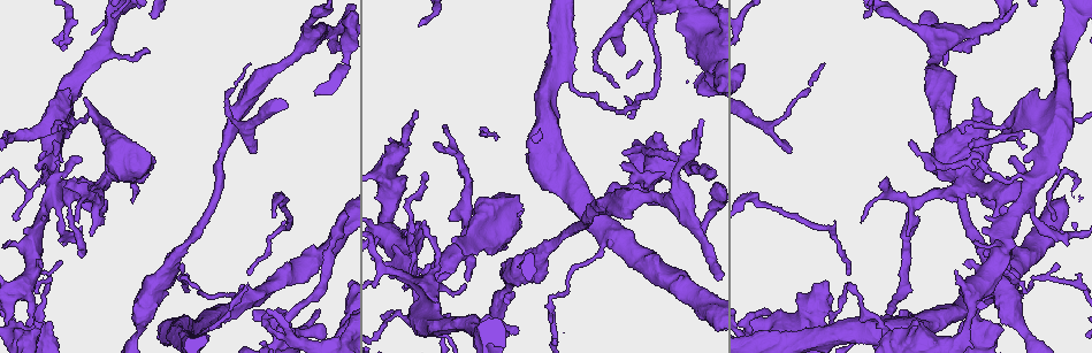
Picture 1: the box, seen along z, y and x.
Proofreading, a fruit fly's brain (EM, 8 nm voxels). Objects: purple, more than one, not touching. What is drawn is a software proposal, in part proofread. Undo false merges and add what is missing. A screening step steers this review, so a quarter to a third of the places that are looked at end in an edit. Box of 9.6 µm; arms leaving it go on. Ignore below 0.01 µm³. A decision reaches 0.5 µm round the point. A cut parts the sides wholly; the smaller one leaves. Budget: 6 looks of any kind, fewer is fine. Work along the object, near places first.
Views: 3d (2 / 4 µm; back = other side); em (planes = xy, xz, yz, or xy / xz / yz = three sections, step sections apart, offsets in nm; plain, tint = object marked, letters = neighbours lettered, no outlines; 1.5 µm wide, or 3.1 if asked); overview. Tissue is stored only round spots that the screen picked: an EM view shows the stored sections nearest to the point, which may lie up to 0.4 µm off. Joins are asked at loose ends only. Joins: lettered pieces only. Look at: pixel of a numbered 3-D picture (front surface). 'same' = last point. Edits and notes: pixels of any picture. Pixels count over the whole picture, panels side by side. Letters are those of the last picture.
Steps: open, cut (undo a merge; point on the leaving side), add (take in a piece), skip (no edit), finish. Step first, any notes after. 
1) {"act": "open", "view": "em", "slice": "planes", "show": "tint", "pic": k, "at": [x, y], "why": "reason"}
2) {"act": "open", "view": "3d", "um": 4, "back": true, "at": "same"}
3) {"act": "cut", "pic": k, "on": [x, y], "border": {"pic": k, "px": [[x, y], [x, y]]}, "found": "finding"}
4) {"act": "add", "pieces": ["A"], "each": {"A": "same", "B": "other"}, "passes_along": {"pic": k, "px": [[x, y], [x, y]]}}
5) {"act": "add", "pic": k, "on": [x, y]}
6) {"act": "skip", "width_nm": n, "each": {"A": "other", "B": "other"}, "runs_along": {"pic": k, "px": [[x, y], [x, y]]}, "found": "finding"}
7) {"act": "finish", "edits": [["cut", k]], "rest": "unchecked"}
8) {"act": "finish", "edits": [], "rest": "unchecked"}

{"act": "open", "view": "em", "slice": "planes", "show": "letters", "pic": 1, "at": [617, 110], "why": "thin end"}

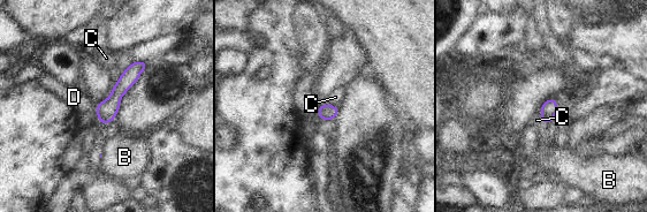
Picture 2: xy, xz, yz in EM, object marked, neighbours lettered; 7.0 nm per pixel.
{"act": "add", "pieces": ["D"], "longest_contact_nm": ["C", 110], "each": {"B": "other", "C": "other", "D": "same"}, "found": "the cell continues"}

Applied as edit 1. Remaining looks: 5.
{"act": "open", "view": "em", "slice": "xz", "step": 4, "show": "letters", "pic": 1, "at": [622, 51], "why": "an open end"}

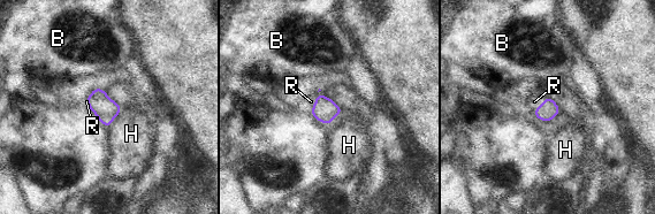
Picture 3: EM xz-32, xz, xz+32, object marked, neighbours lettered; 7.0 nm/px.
{"act": "add", "pieces": ["R"], "width_nm": 120, "longest_contact_nm": ["H", 170], "each": {"B": "other", "H": "other", "R": "same"}, "found": "the cell continues"}

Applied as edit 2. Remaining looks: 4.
{"act": "open", "view": "overview", "why": "see it whole again"}

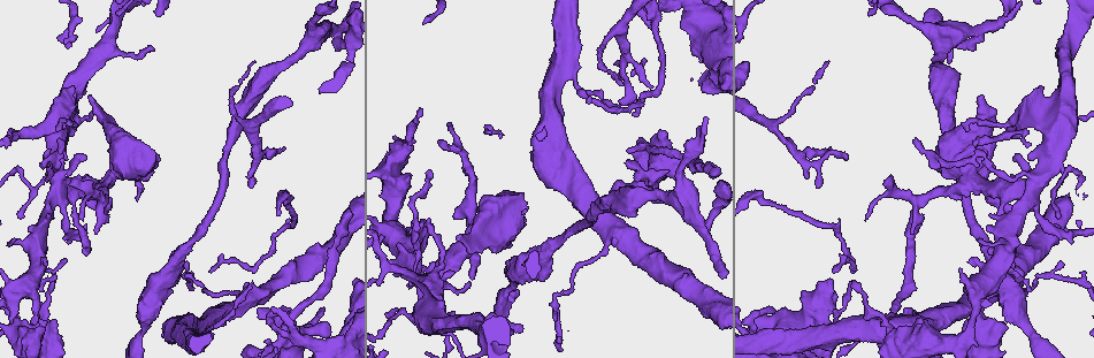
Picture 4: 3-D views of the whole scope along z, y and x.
{"act": "open", "view": "3d", "um": 4, "pic": 4, "at": [188, 264], "why": "an open end"}

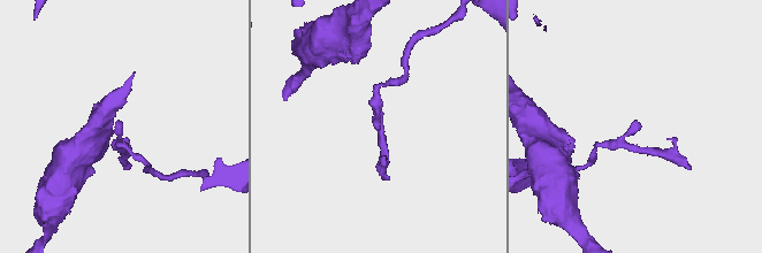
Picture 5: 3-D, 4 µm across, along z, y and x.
{"act": "open", "view": "em", "slice": "xy", "step": 4, "show": "tint", "pic": 5, "at": [641, 127], "why": "now the EM"}

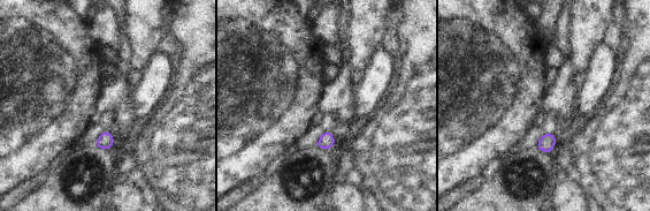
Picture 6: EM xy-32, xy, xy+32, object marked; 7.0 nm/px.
{"act": "open", "view": "em", "slice": "planes", "show": "letters", "at": "same", "why": "another direction"}

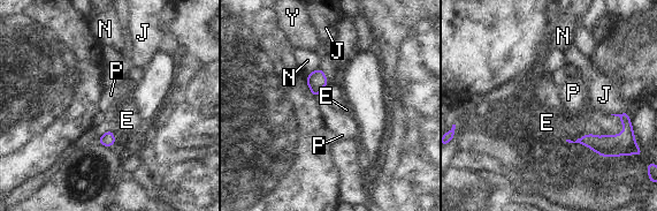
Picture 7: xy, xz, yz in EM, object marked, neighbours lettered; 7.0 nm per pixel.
{"act": "skip", "each": {"E": "other", "J": "other", "N": "other", "P": "other", "Y": "other"}, "border": {"pic": 7, "px": [[319, 93], [314, 96]]}, "found": "no lettered piece goes on from it"}

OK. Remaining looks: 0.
{"act": "finish", "edits": [["add", 2], ["add", 3]], "rest": "unchecked"}

